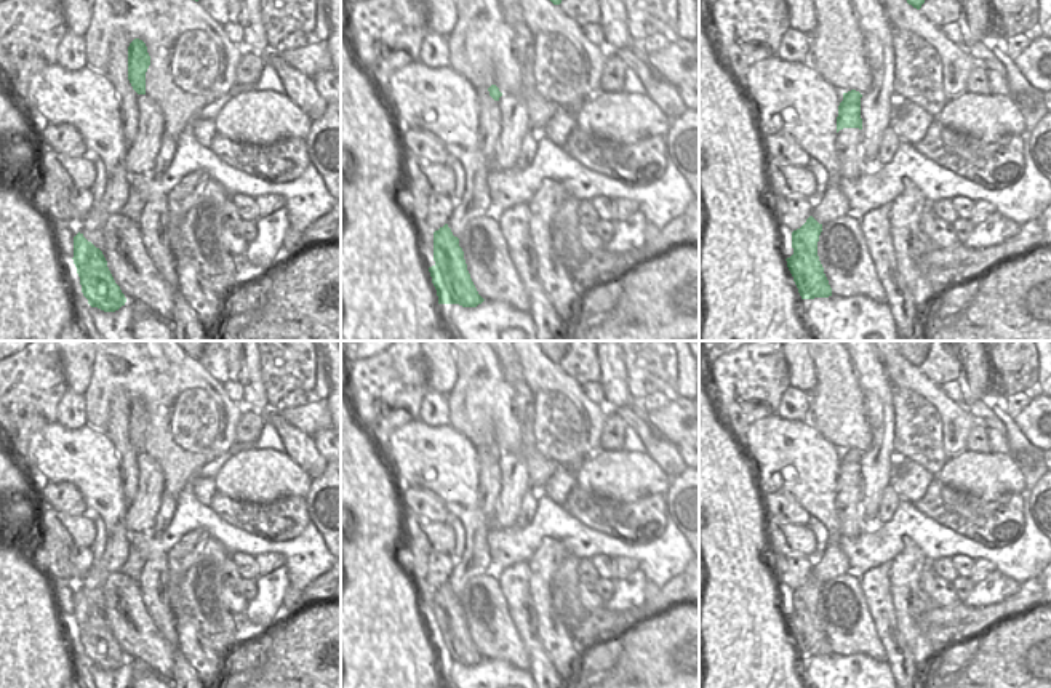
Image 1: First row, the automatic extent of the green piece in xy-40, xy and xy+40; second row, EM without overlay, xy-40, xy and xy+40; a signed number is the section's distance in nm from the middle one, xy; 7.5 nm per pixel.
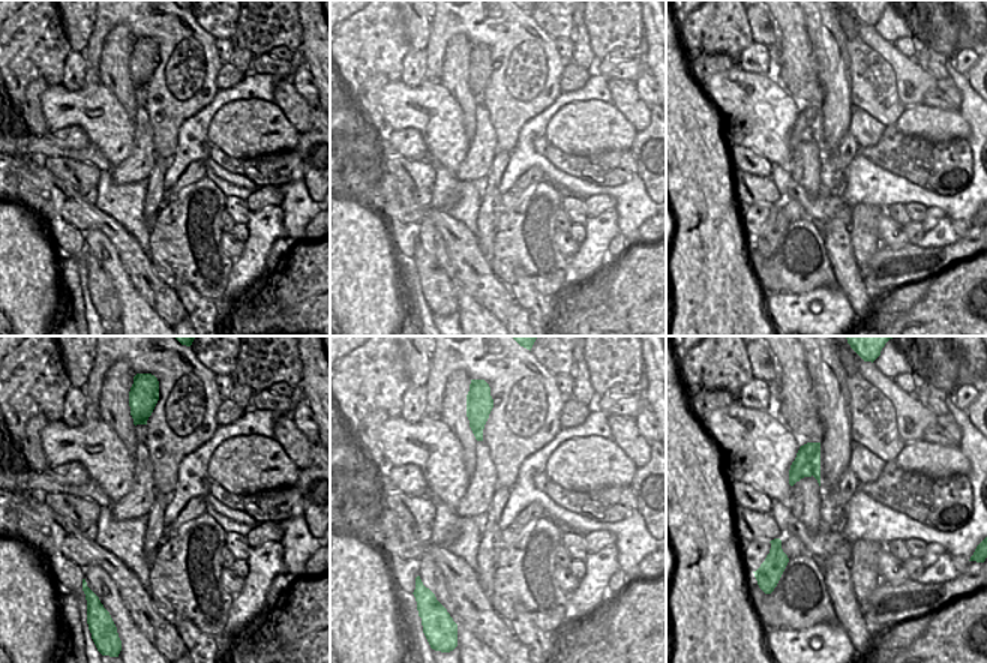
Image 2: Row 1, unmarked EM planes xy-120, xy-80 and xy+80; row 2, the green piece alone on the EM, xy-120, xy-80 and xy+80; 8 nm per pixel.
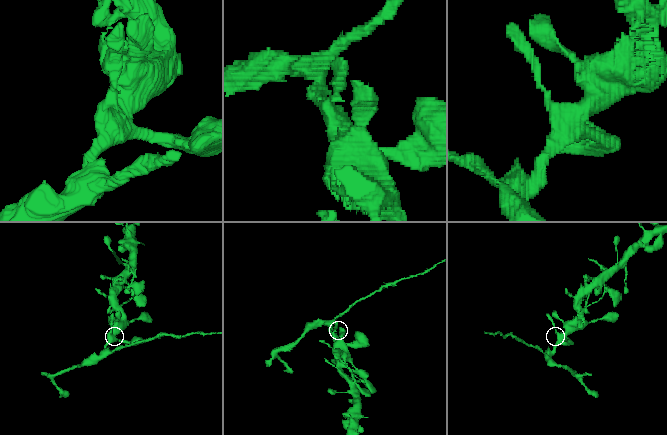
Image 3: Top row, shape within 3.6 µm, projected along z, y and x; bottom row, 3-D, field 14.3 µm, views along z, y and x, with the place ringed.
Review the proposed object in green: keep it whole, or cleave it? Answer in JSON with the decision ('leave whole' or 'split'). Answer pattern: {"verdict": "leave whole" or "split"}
{"verdict": "split"}

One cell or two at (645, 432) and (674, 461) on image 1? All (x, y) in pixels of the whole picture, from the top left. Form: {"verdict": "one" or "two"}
{"verdict": "one"}

